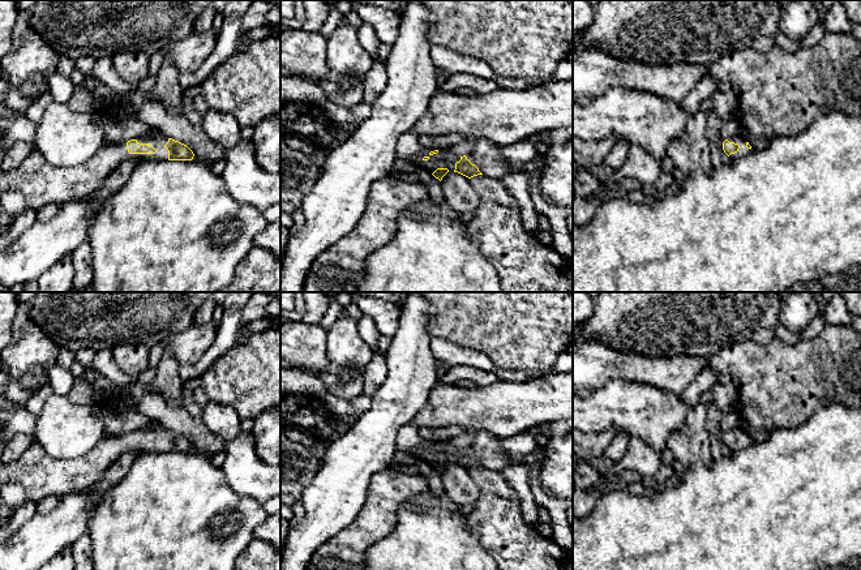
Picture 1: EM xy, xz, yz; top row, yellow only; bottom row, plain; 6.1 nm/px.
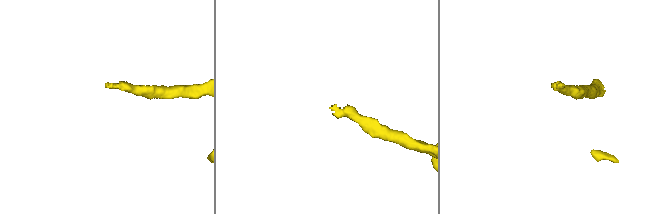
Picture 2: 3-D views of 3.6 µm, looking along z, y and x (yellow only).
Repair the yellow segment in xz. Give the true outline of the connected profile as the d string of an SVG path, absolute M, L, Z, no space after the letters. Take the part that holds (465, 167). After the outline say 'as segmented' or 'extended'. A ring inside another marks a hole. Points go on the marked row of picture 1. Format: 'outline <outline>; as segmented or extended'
outline M444 150L428 153L419 166L432 173L440 181L449 171L458 172L468 179L483 175L479 168L467 159L466 155L458 157Z; extended

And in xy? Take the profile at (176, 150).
outline M166 136L103 145L86 163L77 167L52 166L35 149L16 170L0 170L0 196L9 190L20 192L25 198L25 206L39 210L47 203L61 205L90 197L100 188L107 176L125 160L192 160L193 157L193 151L187 145Z; extended

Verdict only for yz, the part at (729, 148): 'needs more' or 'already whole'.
needs more

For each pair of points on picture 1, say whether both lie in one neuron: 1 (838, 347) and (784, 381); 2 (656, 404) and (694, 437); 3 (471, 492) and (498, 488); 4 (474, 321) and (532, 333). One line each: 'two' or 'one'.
1: one
2: two
3: two
4: one

